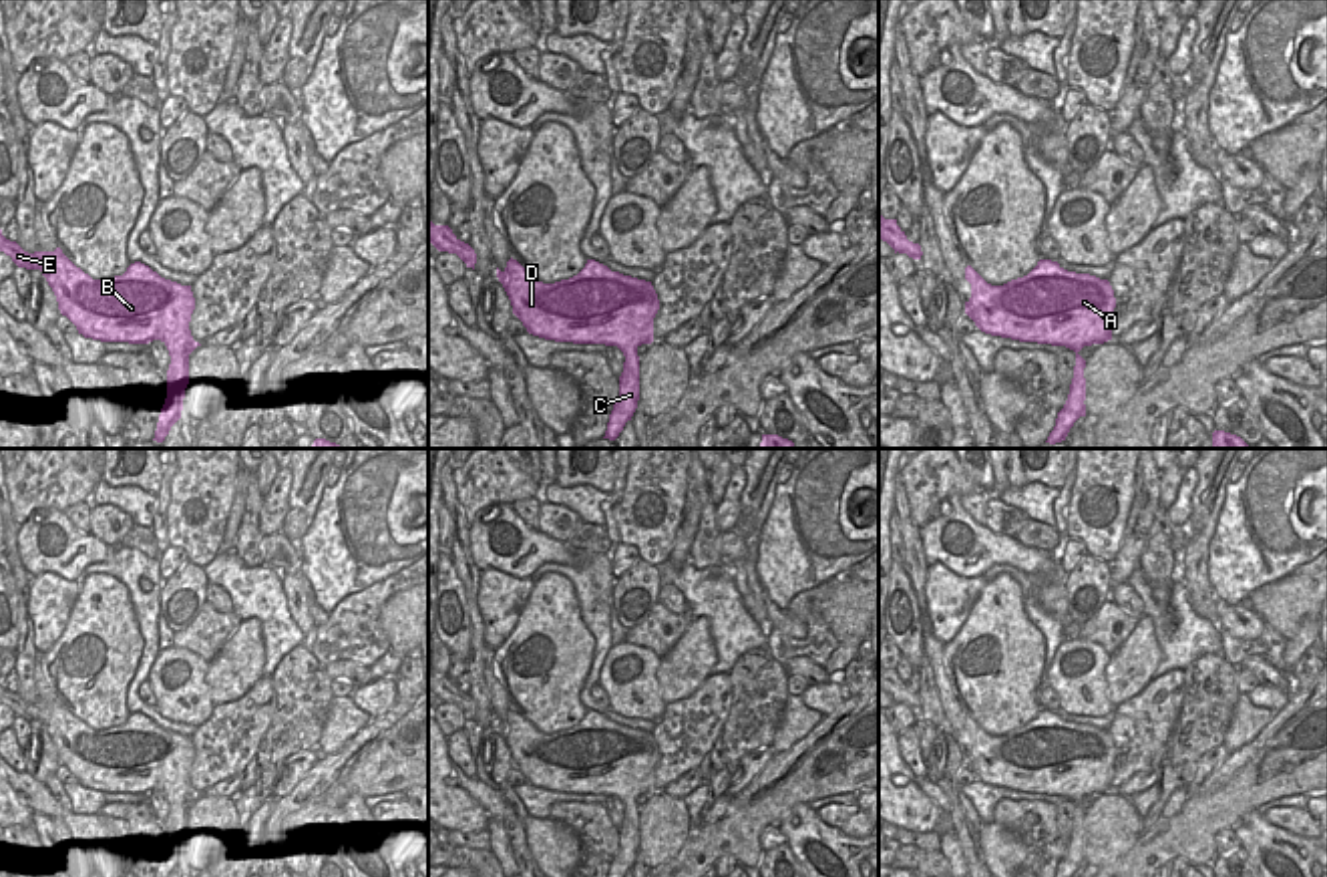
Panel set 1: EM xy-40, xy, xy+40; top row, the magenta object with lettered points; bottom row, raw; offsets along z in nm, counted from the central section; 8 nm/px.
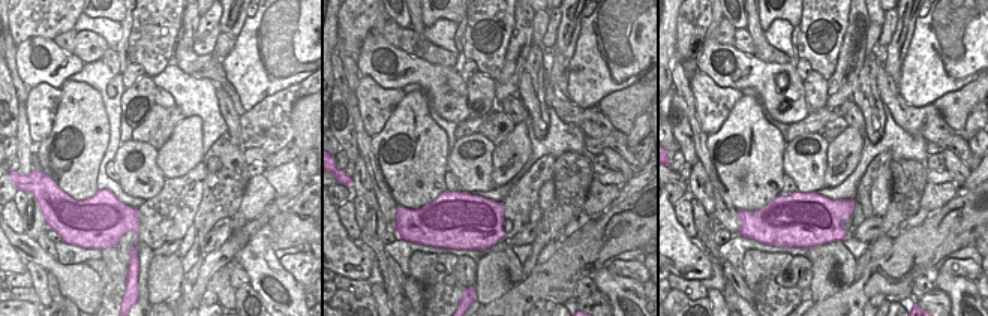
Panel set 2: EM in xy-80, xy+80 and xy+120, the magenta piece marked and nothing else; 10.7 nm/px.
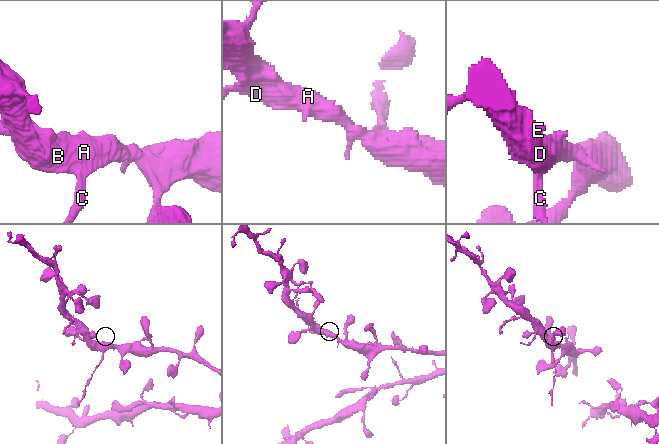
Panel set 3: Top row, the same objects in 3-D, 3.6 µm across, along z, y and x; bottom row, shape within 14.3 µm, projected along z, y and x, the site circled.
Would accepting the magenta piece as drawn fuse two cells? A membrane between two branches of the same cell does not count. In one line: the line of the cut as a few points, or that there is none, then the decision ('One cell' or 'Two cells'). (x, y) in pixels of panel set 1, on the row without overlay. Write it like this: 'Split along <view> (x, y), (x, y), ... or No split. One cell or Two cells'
Split along xy-40 (190, 801), (171, 809). Two cells.

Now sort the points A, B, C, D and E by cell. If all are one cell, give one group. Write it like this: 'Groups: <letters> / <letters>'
Groups: A B D E / C.

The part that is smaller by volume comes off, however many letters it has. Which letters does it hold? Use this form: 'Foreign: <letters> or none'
Foreign: C.

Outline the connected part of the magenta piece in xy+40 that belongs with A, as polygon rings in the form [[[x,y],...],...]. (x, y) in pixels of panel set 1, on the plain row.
[[[1039,710],[1027,726],[1003,736],[987,734],[971,716],[965,718],[965,730],[971,734],[965,764],[985,784],[1019,793],[1066,797],[1076,805],[1084,797],[1112,791],[1116,748],[1108,730],[1068,722],[1052,710]]]

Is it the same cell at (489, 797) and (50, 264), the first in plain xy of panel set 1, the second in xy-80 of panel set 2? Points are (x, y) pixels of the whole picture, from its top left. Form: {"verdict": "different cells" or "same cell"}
{"verdict": "same cell"}

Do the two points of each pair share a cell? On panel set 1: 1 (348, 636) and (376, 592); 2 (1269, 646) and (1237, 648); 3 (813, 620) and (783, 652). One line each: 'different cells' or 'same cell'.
1: same cell
2: same cell
3: same cell

